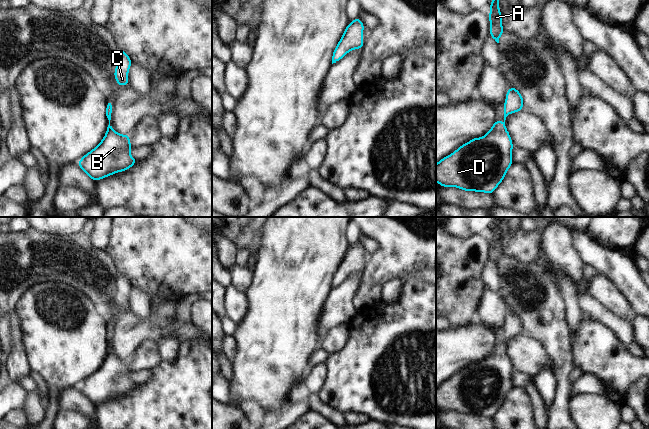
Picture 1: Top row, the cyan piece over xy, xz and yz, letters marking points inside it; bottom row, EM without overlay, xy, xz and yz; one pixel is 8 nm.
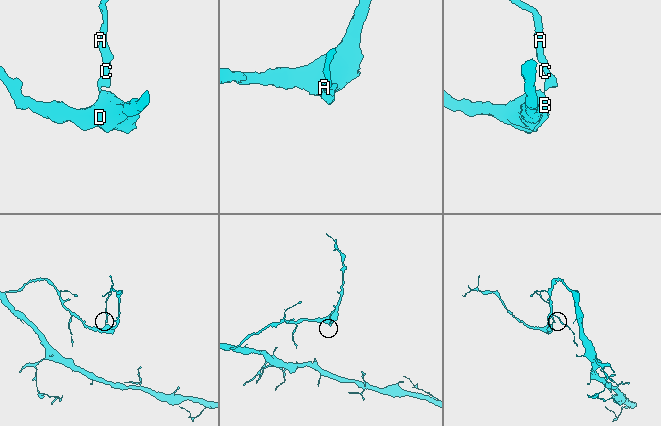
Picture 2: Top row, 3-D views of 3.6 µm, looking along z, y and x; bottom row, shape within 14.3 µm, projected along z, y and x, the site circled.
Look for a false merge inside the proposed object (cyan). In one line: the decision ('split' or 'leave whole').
leave whole

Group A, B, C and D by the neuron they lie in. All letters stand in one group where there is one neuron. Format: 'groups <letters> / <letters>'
groups A B C D

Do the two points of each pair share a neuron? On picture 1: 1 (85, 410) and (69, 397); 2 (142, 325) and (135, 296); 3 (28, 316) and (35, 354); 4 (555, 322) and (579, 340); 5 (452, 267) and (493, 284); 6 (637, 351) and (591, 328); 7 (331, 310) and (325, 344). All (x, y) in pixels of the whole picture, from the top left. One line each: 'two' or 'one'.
1: one
2: two
3: one
4: two
5: two
6: two
7: two

